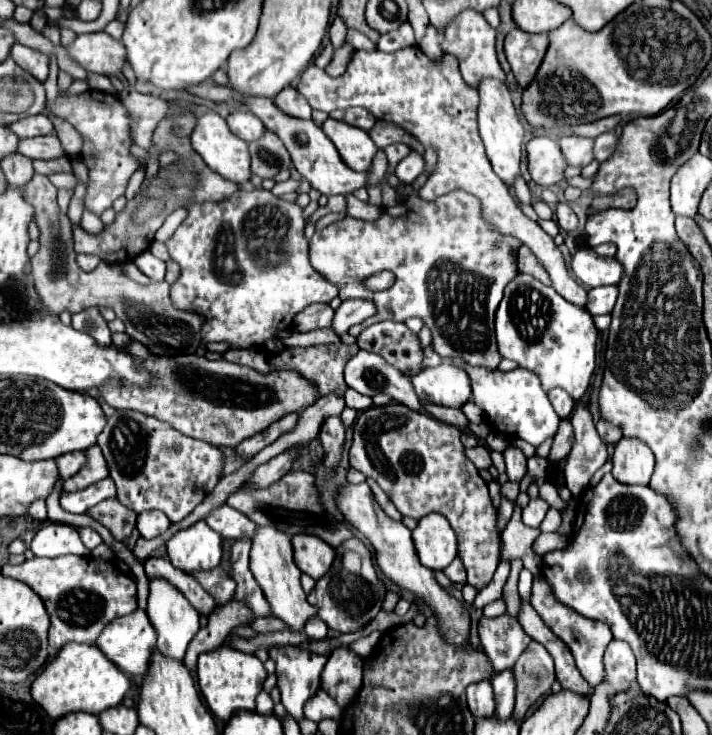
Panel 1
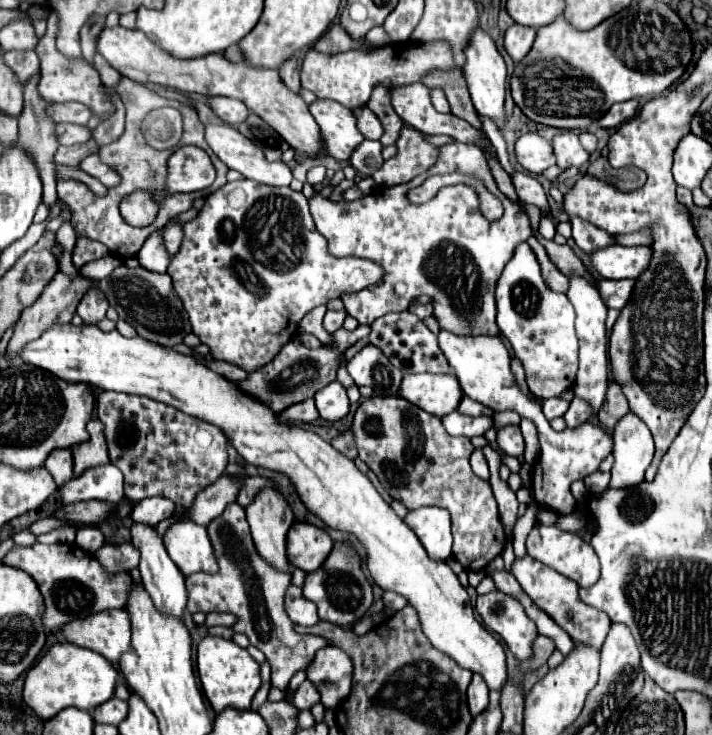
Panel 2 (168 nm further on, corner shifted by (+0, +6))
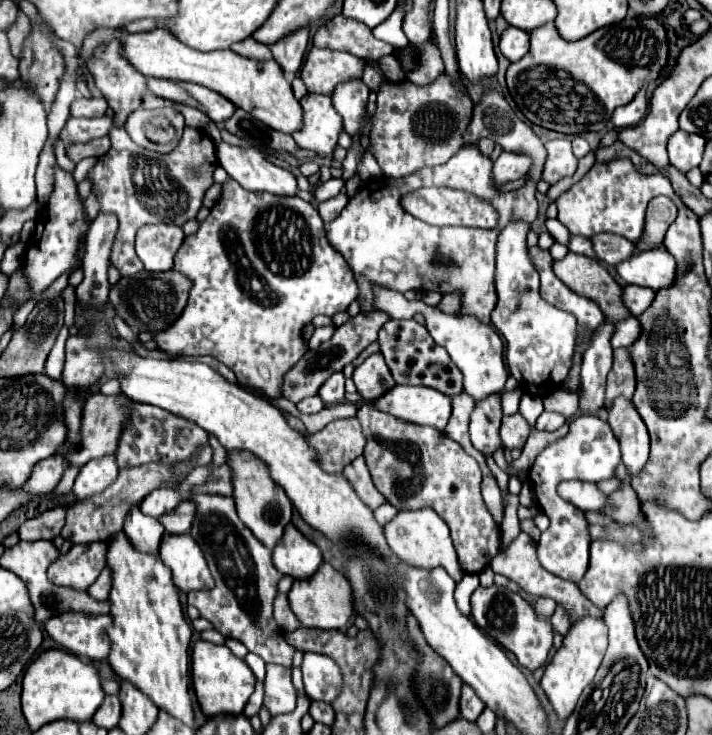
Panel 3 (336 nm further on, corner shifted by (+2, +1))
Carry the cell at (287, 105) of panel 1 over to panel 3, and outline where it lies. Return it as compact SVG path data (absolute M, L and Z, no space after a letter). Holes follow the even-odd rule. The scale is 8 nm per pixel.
M303 30L301 34L295 34L295 38L285 38L285 42L277 42L277 46L273 46L273 58L283 68L283 72L295 74L301 68L303 56L307 52L307 42L309 30Z

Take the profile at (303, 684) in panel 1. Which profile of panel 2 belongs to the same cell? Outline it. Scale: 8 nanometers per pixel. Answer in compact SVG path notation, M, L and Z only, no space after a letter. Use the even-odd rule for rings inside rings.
M235 501L227 505L227 509L207 525L207 533L215 549L219 571L215 575L195 573L187 577L187 609L191 613L233 613L237 617L237 623L231 629L235 633L247 635L251 645L265 653L271 665L271 685L287 689L295 671L307 669L315 653L325 647L327 641L317 635L295 633L293 623L283 609L283 597L285 589L291 583L291 573L267 565L267 561L263 561L263 557L255 553L255 545L251 541L249 525L245 519L245 509L241 505L237 505Z

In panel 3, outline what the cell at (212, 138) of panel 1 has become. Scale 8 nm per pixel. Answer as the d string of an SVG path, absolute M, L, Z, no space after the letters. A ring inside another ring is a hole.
M219 142L215 144L215 152L219 164L245 190L271 192L281 196L293 196L297 192L297 180L293 172L271 164L257 148Z

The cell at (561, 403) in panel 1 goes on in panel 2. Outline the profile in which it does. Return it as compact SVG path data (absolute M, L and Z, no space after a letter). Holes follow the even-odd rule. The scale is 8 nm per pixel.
M551 397L551 399L543 401L543 413L545 413L545 417L549 421L555 419L555 417L563 417L567 409L569 409L569 403L563 401L563 399L559 399L559 397Z

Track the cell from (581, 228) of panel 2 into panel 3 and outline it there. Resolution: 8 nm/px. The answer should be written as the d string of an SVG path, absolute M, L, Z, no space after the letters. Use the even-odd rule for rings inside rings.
M595 234L591 236L591 244L595 250L595 256L611 266L615 266L617 262L623 262L625 258L633 256L633 252L637 252L633 242L617 234Z

